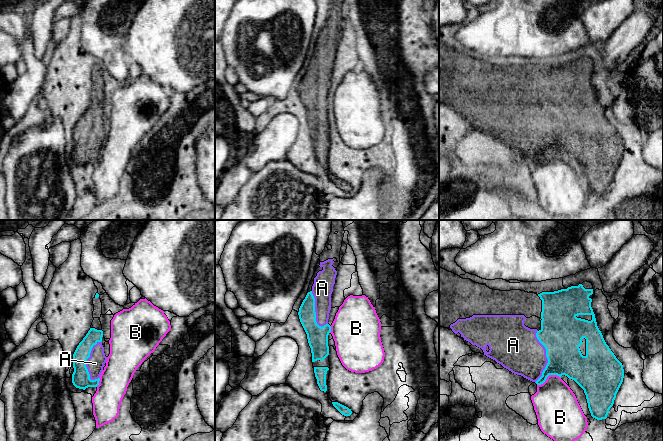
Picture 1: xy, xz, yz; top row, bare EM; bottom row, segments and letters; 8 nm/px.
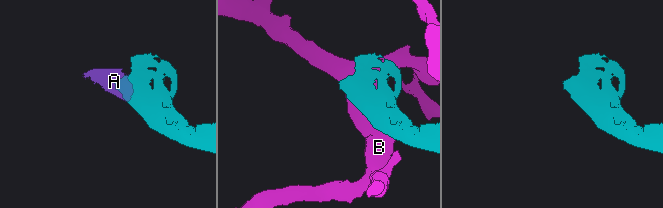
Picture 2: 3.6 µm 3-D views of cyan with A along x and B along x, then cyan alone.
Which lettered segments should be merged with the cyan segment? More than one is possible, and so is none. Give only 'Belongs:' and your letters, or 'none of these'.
Belongs: A

